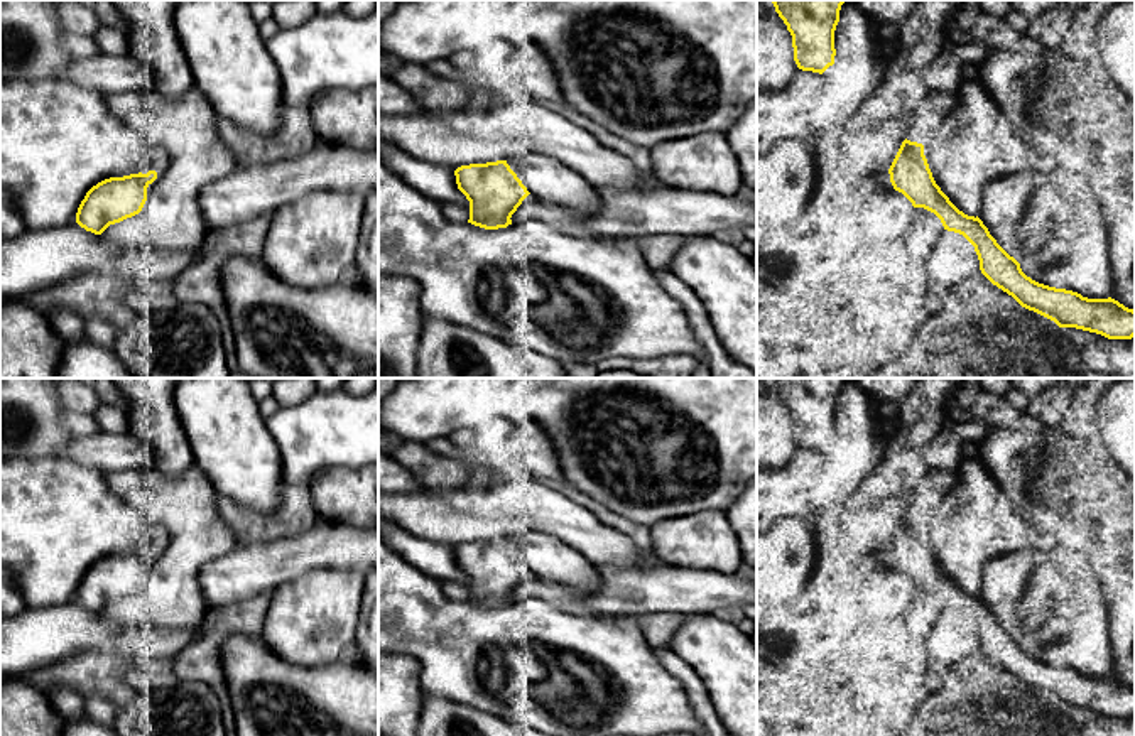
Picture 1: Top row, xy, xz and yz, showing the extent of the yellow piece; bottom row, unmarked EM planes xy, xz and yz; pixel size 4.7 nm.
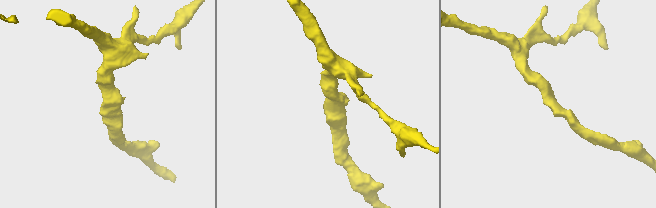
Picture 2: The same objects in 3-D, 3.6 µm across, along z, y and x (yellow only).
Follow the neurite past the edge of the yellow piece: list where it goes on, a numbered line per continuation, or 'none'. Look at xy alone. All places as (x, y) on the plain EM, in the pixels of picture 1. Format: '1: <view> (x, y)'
none

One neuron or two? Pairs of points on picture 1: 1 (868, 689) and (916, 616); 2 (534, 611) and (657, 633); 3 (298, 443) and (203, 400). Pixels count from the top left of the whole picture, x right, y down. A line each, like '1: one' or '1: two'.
1: one
2: two
3: two

